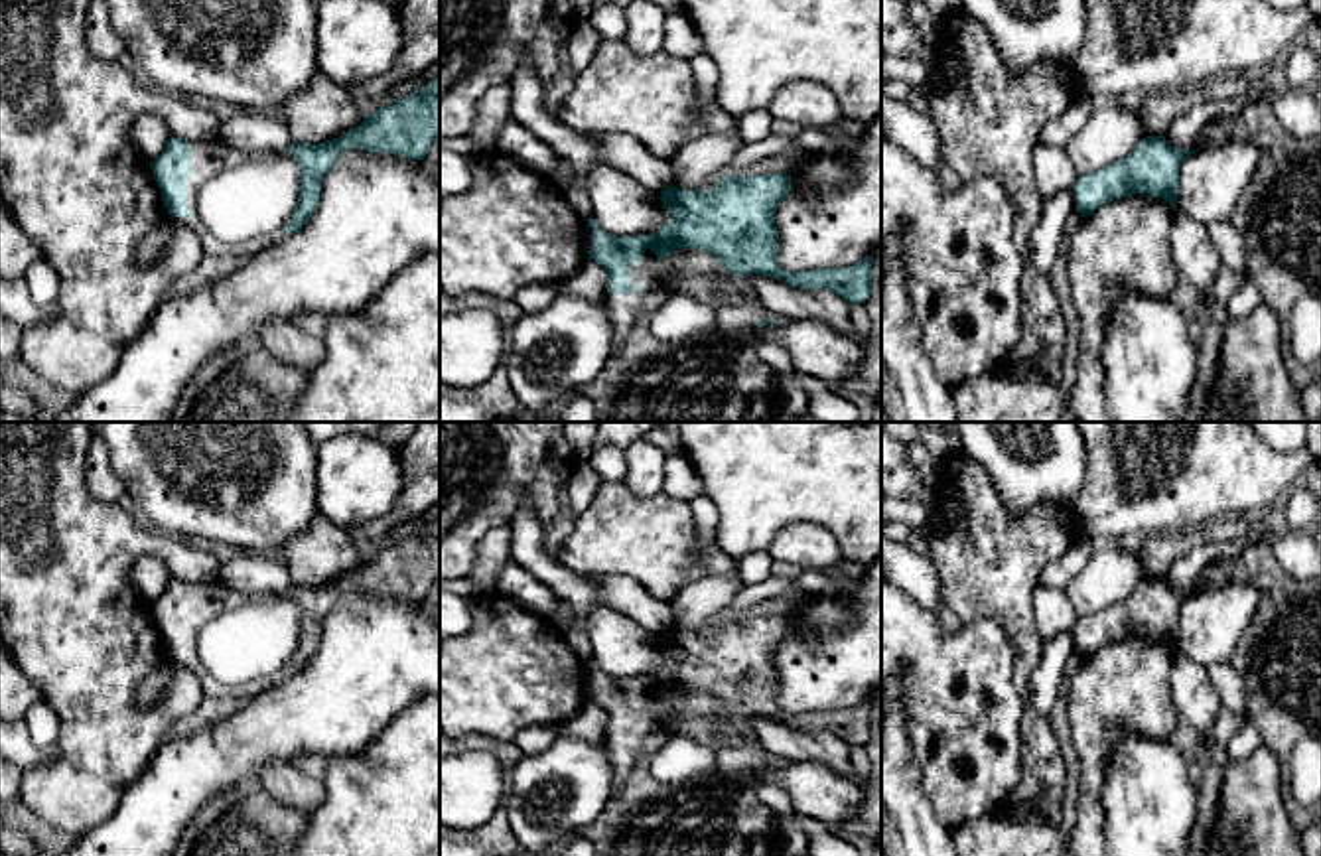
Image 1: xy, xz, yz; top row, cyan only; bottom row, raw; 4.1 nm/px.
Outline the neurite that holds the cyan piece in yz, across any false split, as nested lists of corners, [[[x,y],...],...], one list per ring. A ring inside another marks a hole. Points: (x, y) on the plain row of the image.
[[[1146,578],[1134,592],[1098,613],[1078,617],[1077,653],[1092,657],[1100,647],[1134,635],[1163,639],[1177,653],[1179,607],[1197,592],[1175,592],[1163,578]]]

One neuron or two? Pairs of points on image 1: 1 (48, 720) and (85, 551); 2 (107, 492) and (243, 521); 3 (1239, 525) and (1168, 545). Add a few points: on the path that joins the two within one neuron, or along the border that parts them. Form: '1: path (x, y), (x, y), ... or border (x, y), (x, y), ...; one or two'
1: border (42, 699), (58, 718), (60, 742); two
2: border (107, 448), (111, 468), (127, 492); two
3: path (1221, 531), (1185, 541); one

